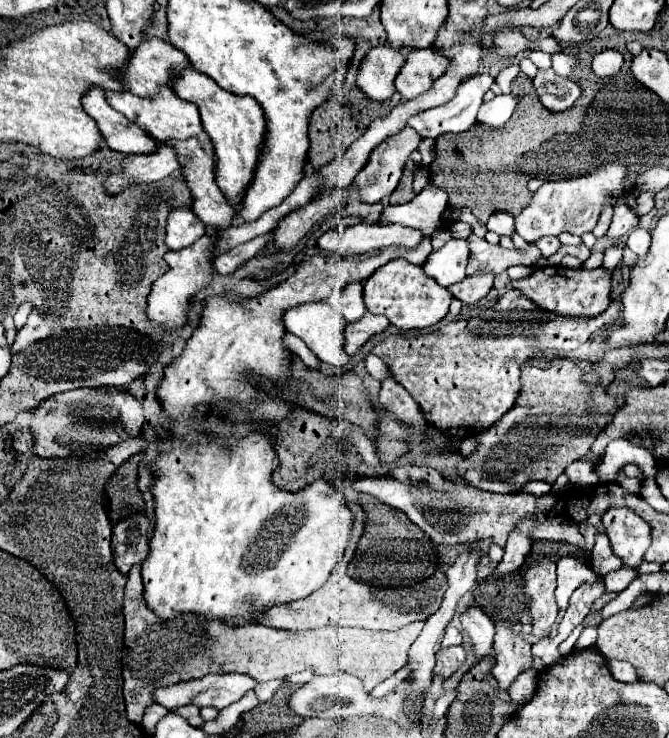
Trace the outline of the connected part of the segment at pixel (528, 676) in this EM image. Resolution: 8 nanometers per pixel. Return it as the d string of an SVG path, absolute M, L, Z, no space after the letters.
M526 670L522 672L510 686L510 696L514 702L514 710L520 708L520 704L526 702L526 698L530 698L530 694L534 694L534 686L536 686L536 670Z

